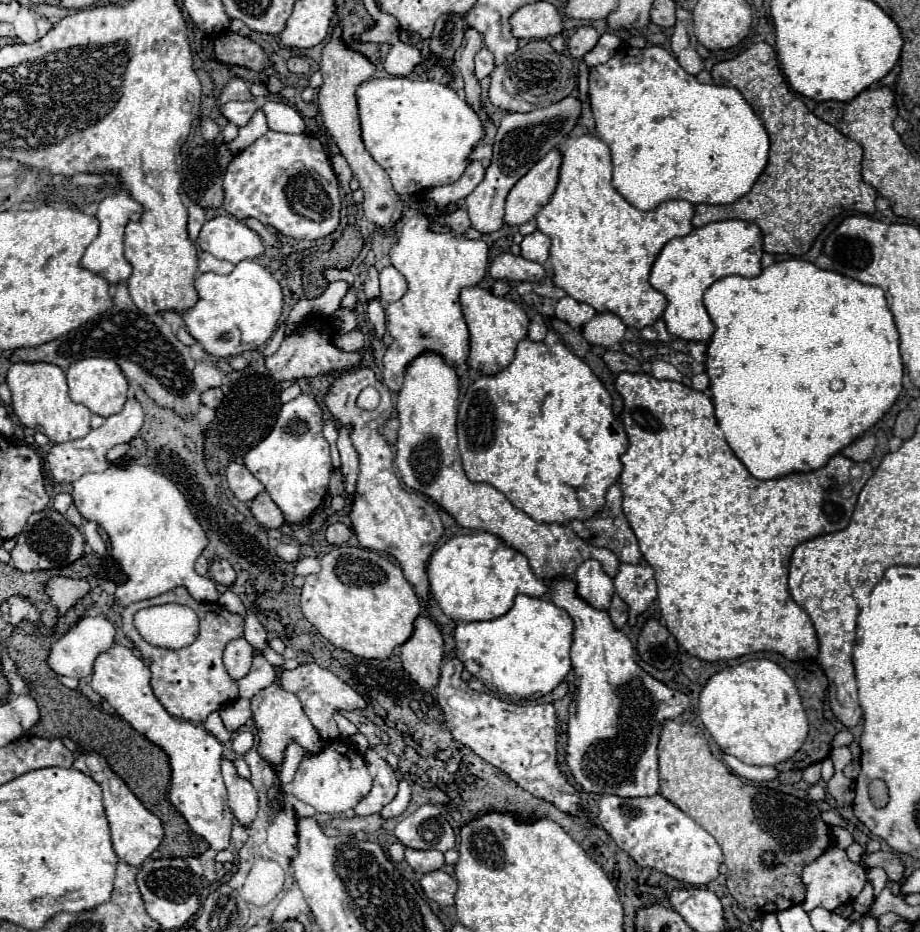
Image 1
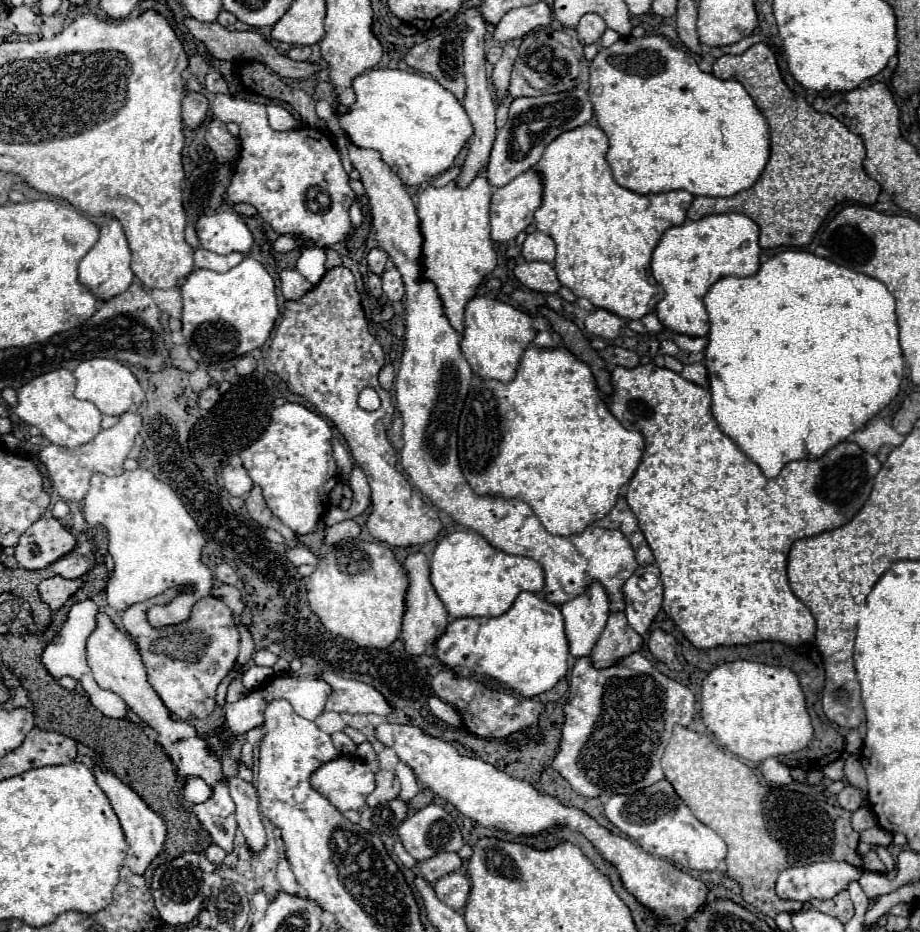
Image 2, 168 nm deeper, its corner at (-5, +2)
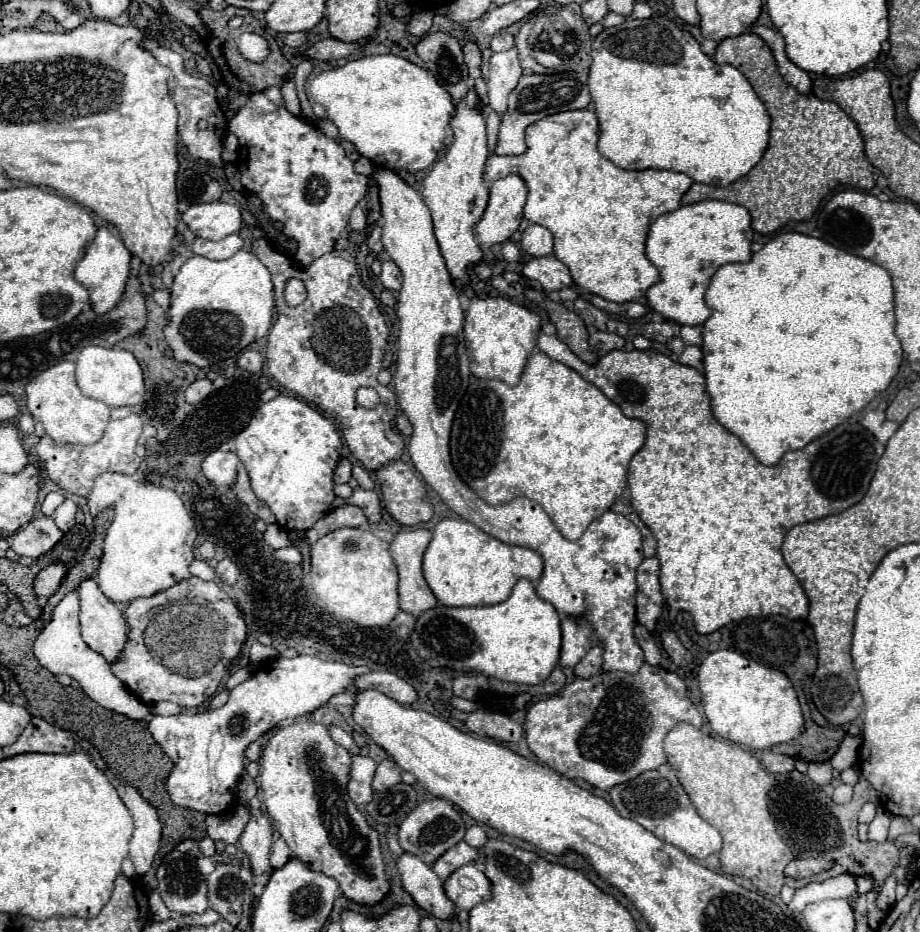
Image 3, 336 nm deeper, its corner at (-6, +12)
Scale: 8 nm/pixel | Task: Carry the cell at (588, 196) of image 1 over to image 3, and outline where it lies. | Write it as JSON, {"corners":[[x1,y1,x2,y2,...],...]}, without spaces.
{"corners":[[589,109,565,111,557,115,543,117,539,125,527,129,527,153,519,157,499,157,493,155,485,167,485,179,505,177,509,173,519,173,529,189,525,203,525,217,531,223,547,227,555,237,555,257,567,265,573,283,593,295,599,295,613,303,627,303,645,297,647,289,653,287,661,277,659,271,645,257,645,239,651,223,663,213,681,207,681,197,693,185,691,177,675,171,623,171,615,167,597,151,599,141,599,121]]}

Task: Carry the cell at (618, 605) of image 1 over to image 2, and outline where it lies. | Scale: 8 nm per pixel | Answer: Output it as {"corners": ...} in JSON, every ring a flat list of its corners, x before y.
{"corners":[[612,613,608,617,606,629,602,631,590,661,594,667,602,669,602,667,612,667,618,661,622,661,624,657,628,657,630,653,640,651,640,647,644,645,644,639,634,631,628,629,628,621,624,617,624,613]]}

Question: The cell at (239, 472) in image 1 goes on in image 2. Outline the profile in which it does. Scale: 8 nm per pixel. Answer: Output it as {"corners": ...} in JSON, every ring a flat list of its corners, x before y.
{"corners":[[232,465,222,467,220,479,224,483,224,489,234,497,244,497,252,489,252,479,242,467,232,467]]}

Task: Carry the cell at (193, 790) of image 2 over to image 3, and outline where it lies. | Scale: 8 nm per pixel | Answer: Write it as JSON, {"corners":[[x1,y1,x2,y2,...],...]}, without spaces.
{"corners":[[297,655,293,659,277,657,263,663,251,679,237,685,229,701,219,709,195,715,155,715,149,731,173,761,173,771,167,779,171,801,203,813,223,813,233,807,237,781,245,769,245,747,281,721,317,711,333,695,349,689,353,679,365,671,369,669,323,661,313,655]]}

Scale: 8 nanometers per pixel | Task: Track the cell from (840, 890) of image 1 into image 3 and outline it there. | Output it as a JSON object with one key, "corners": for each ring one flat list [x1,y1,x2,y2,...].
{"corners":[[811,857,811,859,795,859,785,867,785,875,791,879,803,879,803,877,811,877,823,871,829,871,833,867,833,859,825,859,825,857]]}

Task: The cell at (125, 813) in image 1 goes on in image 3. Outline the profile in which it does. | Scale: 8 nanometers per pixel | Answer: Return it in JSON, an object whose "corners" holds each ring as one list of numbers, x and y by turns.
{"corners":[[127,785,121,801,131,811,135,821,135,833,129,845,129,859,133,861,137,875,143,875,149,871,160,847,161,821,155,807,149,805,135,787]]}

